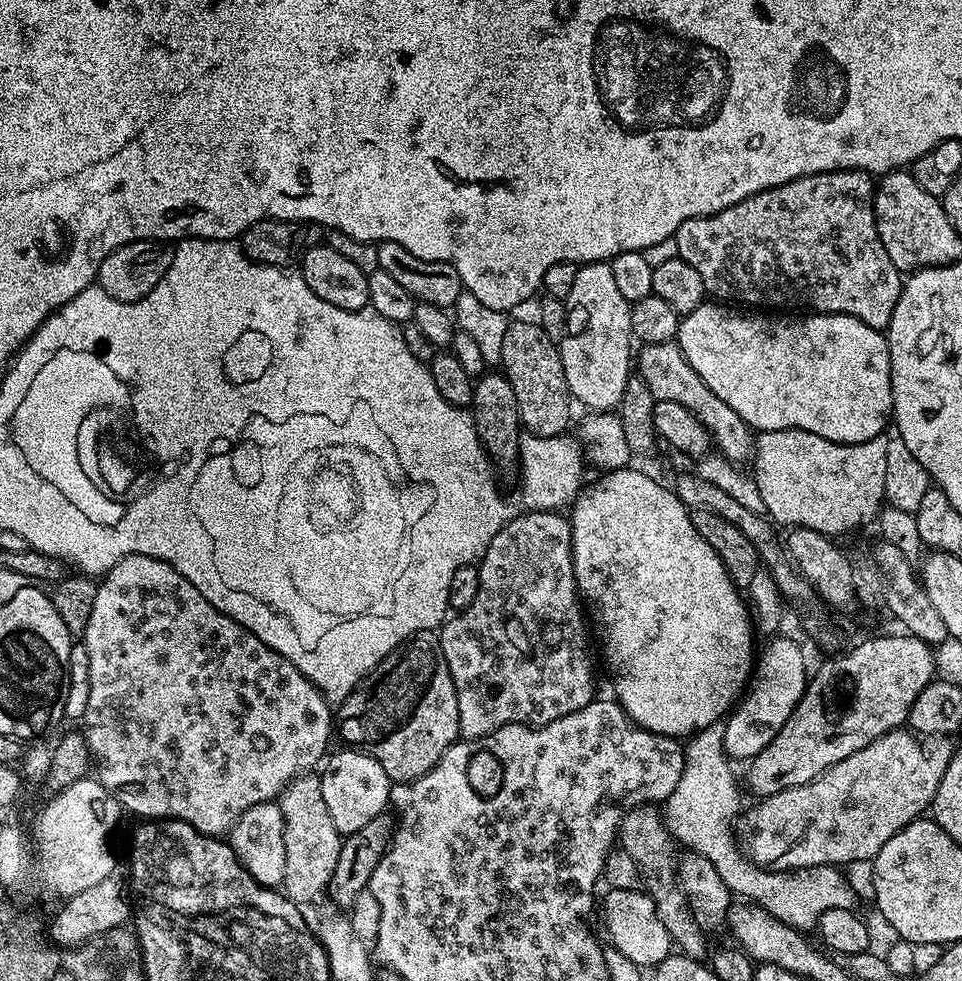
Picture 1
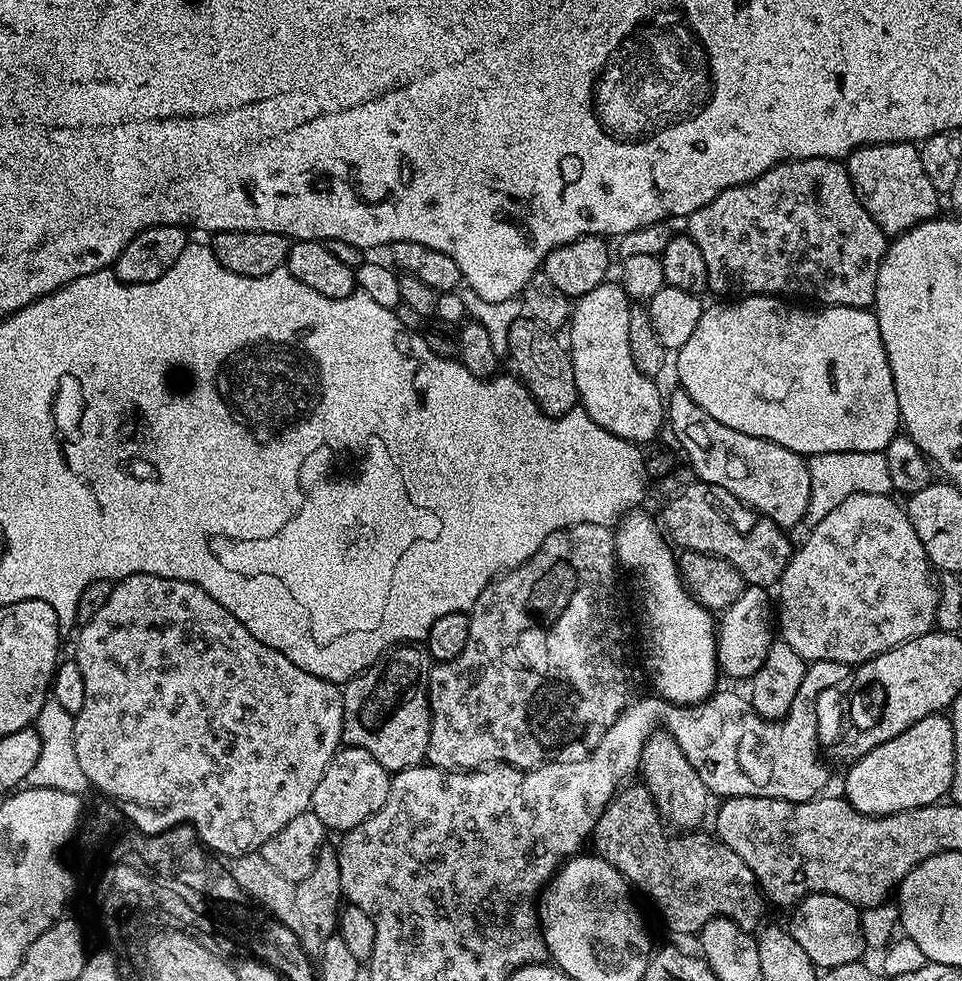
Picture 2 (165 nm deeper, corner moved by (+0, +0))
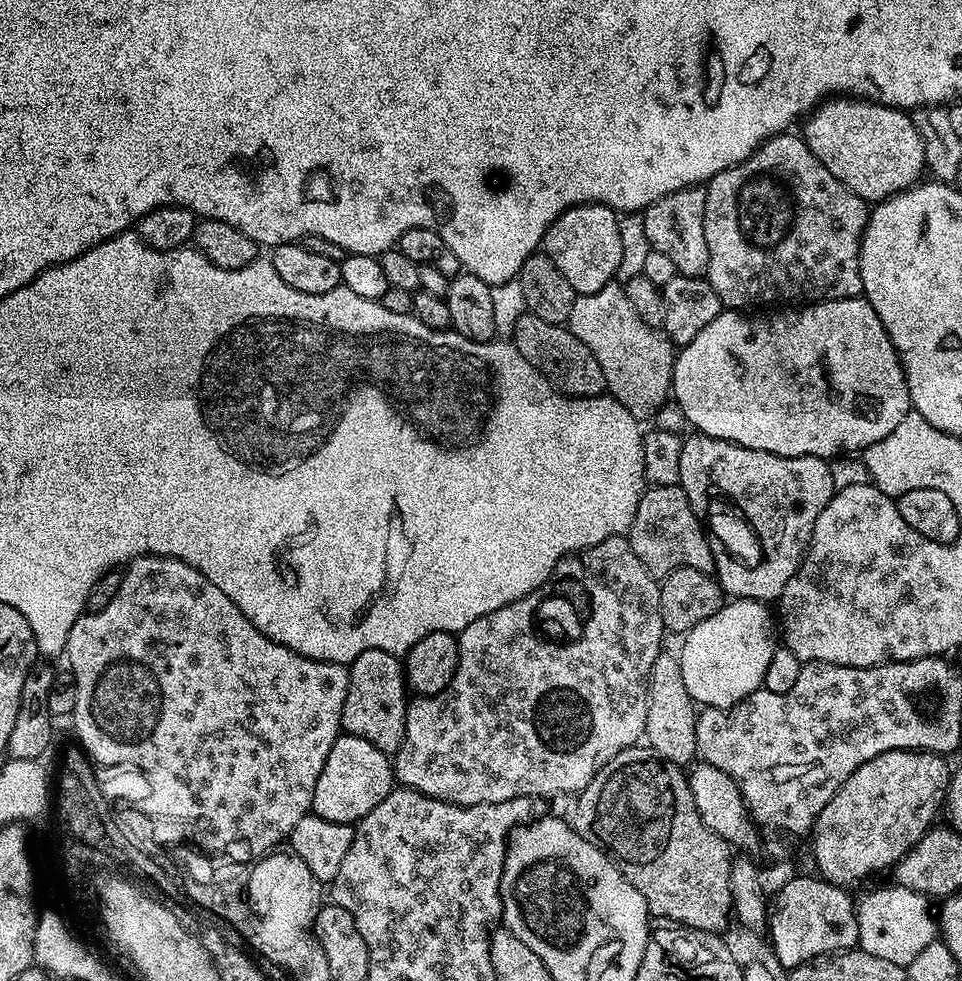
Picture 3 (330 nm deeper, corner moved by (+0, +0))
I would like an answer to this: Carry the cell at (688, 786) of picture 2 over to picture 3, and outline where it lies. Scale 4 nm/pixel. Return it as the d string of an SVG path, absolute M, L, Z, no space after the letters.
M660 651L658 658L654 658L654 666L650 666L646 726L643 735L647 747L657 752L664 760L669 760L671 764L691 765L698 756L696 750L697 715L698 705L687 693L679 655L675 651Z

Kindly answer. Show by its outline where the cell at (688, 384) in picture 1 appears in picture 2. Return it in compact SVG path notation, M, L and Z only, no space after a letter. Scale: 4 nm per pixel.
M683 390L675 391L666 396L666 428L672 431L681 450L688 455L688 464L696 471L695 479L699 483L729 492L734 499L749 504L754 511L761 512L761 517L785 530L792 530L799 520L807 517L810 478L805 457L766 438L722 426L722 422L718 422L718 418L710 418L710 414L690 398L690 394Z

